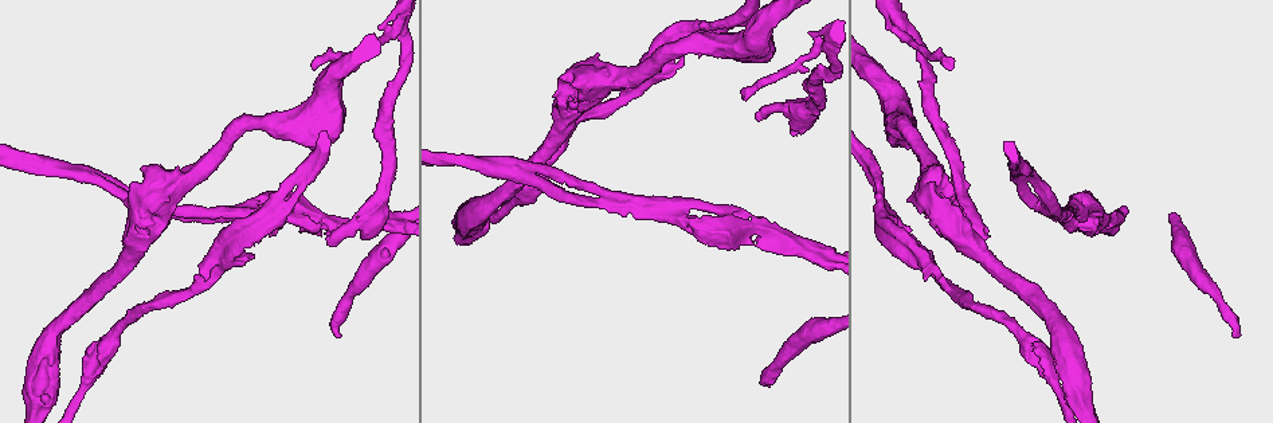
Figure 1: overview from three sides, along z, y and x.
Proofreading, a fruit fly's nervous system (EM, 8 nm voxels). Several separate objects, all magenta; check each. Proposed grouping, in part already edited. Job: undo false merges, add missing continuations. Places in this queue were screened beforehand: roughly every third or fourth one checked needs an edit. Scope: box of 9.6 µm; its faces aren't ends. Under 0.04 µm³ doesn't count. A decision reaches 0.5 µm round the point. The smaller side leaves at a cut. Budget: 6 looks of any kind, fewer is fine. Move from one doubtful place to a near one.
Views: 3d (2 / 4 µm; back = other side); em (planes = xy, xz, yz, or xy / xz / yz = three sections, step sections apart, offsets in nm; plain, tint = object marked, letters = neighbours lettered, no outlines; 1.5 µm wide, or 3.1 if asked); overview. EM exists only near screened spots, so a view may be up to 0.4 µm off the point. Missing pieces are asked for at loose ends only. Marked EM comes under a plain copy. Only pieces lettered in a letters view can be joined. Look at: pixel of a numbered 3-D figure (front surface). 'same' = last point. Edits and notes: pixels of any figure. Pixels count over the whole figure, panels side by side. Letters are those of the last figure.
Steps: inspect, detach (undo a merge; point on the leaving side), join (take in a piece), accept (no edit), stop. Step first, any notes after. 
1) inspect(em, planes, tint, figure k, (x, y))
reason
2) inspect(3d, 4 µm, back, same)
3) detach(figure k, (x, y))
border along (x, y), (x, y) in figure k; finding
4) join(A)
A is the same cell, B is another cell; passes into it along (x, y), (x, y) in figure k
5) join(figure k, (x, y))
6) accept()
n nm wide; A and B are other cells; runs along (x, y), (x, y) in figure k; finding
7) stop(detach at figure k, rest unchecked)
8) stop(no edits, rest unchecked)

inspect(em, yz, step 4, tint, figure 1, (709, 45))
sudden change in width

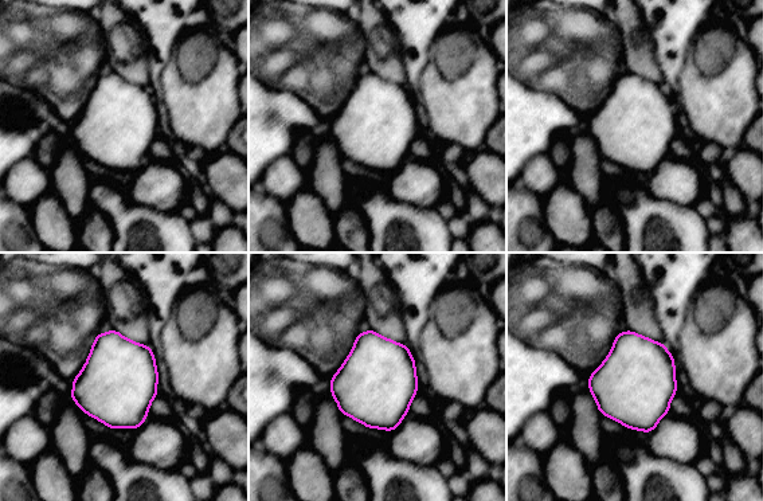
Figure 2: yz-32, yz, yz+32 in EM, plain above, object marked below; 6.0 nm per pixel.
inspect(em, planes, tint, same)
cut it another way

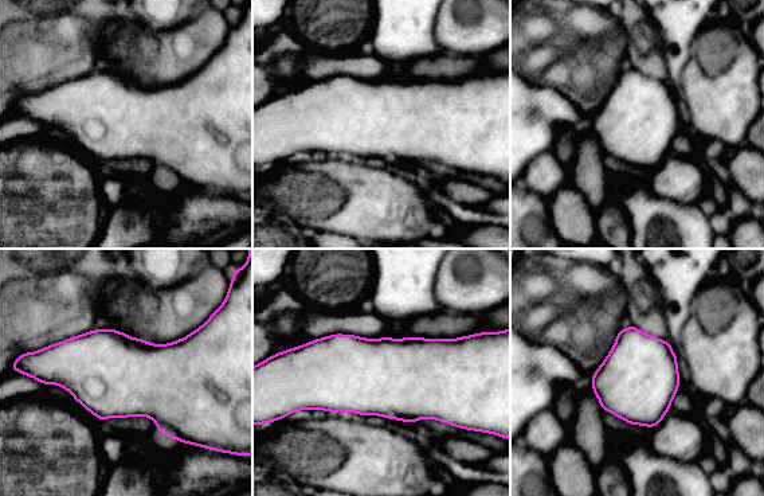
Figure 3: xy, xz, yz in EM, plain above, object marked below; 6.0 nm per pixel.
inspect(em, planes, letters, same)
see the neighbours

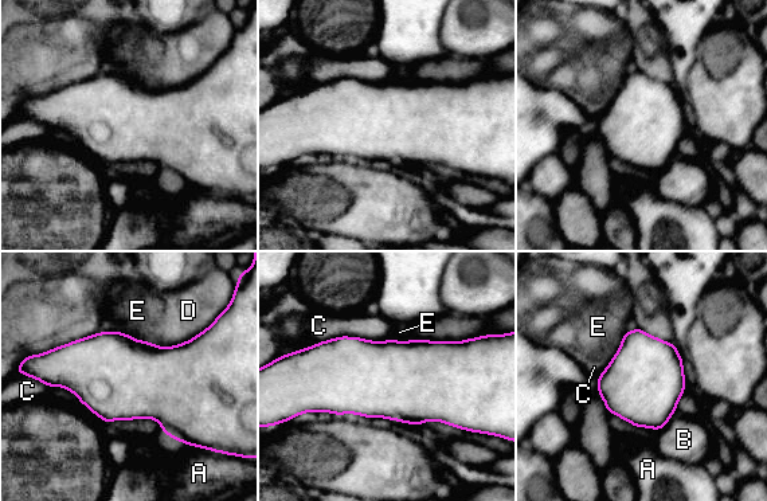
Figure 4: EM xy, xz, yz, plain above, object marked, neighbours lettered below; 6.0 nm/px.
accept()
A, B, C, D and E are other cells; border along (122, 332), (151, 343) in figure 4; one neuron here

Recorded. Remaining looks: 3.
inspect(3d, 2 µm, back, figure 1, (827, 50))
three arms meet

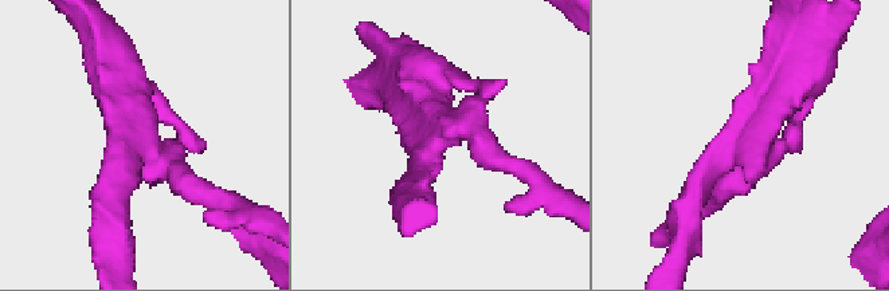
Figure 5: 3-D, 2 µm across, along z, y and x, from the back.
inspect(em, planes, letters, figure 5, (143, 150))
3 arms

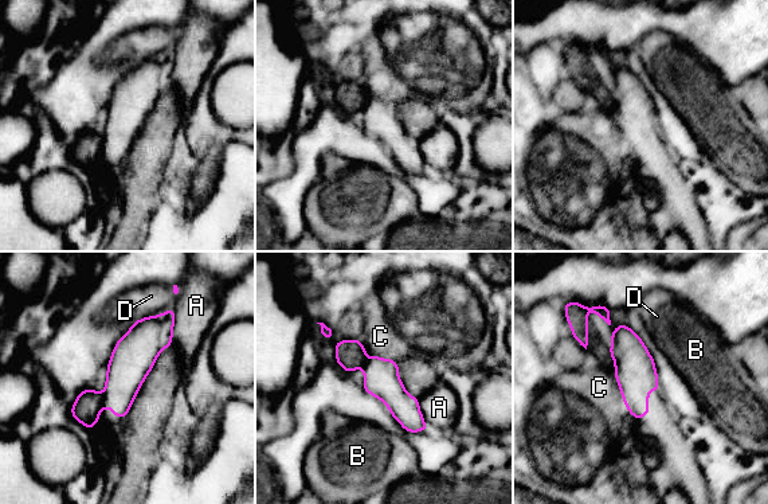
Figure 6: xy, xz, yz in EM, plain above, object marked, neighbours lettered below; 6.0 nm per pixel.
detach(figure 6, (86, 409))
A, B, C and D are other cells; border along (101, 395), (102, 406) in figure 6; two neurons meet here

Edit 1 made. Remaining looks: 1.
stop(detach at figure 6, rest unchecked)

